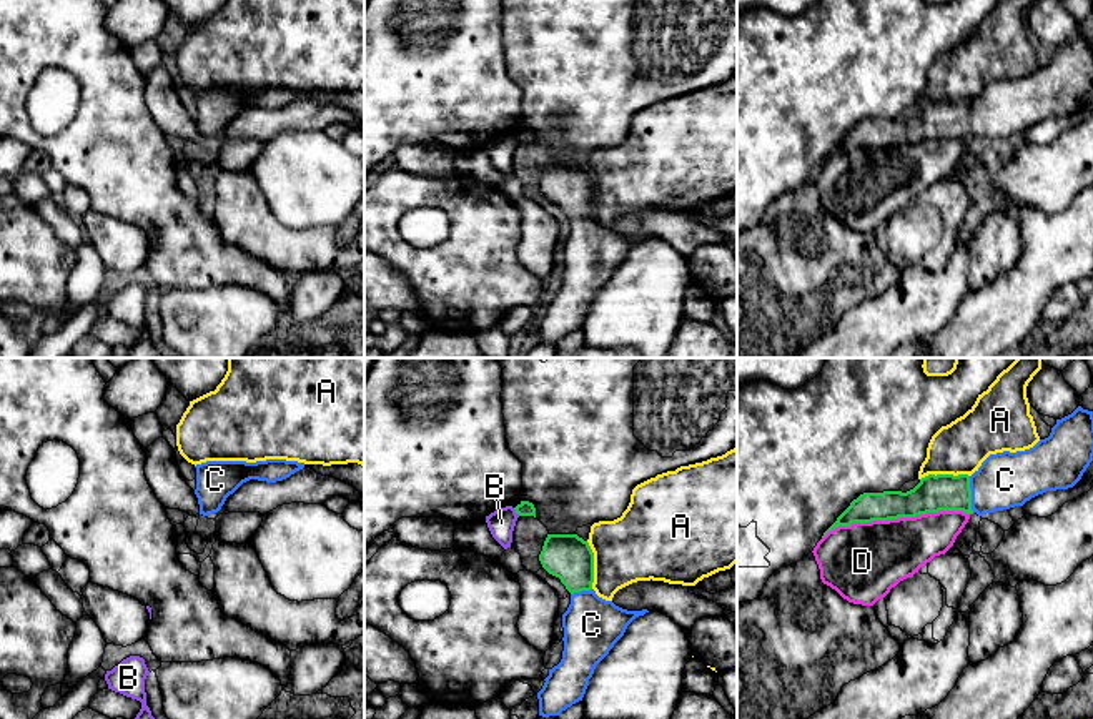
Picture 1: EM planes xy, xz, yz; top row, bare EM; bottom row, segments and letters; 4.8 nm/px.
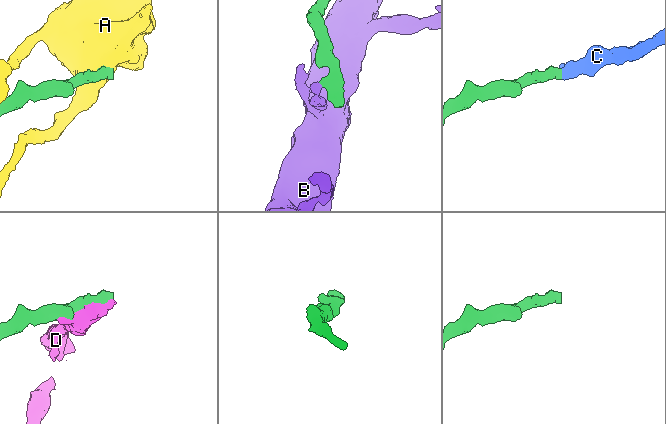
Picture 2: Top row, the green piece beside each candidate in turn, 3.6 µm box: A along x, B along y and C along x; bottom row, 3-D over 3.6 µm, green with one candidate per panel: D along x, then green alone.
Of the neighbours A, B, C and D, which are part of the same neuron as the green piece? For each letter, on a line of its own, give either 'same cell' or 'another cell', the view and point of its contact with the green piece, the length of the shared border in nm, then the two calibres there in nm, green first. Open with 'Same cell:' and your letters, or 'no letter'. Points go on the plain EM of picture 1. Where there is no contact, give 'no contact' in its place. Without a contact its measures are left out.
Same cell: C
A: another cell; meets green in yz at (944, 102); contact 240 nm long; 180 nm thick on the green side, 260 nm on the other
B: another cell; meets green in xz at (516, 138); contact 50 nm long; 70 nm thick on the green side, 130 nm on the other
C: same cell; meets green in yz at (970, 122); contact 180 nm long; 180 nm thick on the green side, 280 nm on the other
D: another cell; meets green in yz at (895, 145); contact 700 nm long; 180 nm thick on the green side, 360 nm on the other

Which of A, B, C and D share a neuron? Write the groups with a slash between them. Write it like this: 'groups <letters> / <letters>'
groups A / B / C / D

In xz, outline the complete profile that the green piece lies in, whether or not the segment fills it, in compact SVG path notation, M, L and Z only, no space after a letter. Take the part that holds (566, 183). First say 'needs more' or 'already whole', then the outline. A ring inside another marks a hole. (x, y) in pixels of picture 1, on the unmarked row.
needs more; M547 161L539 188L571 220L571 231L562 241L562 286L549 296L537 320L539 343L549 345L582 328L596 293L627 253L649 238L627 238L596 221L594 180L577 161Z

